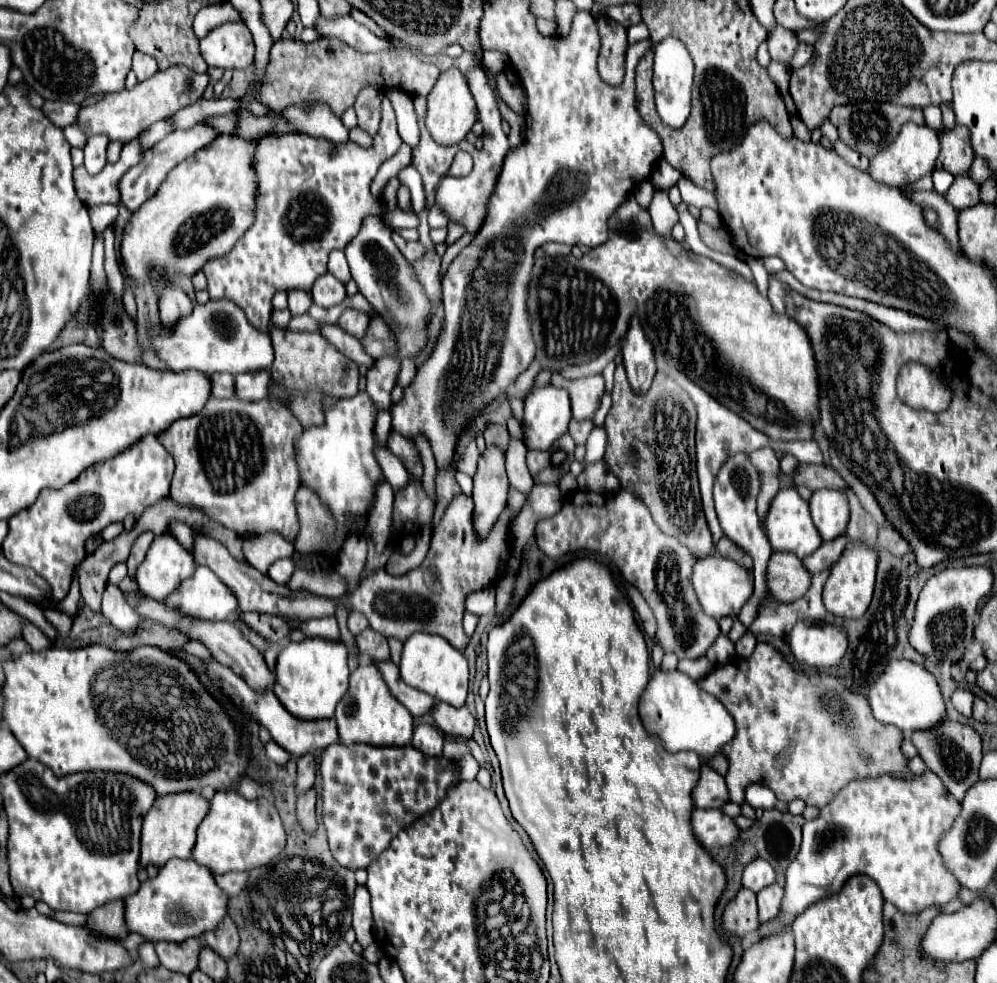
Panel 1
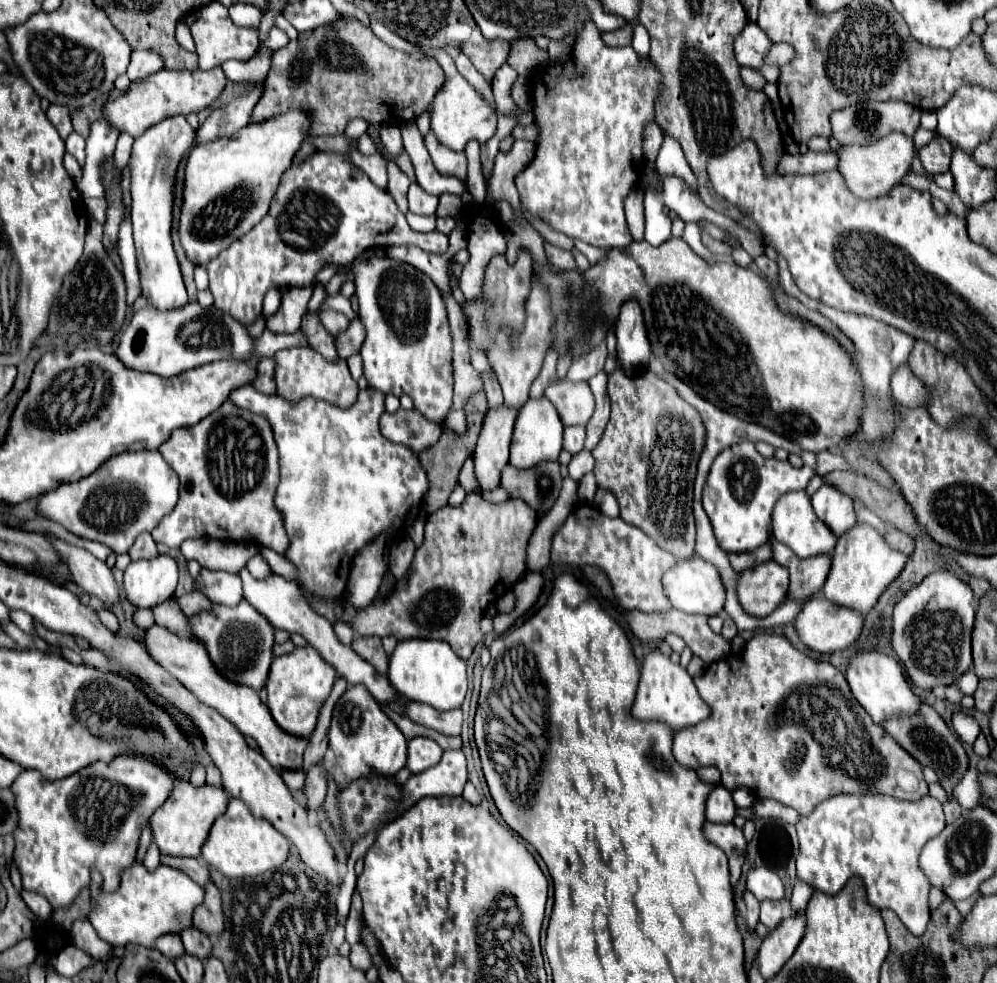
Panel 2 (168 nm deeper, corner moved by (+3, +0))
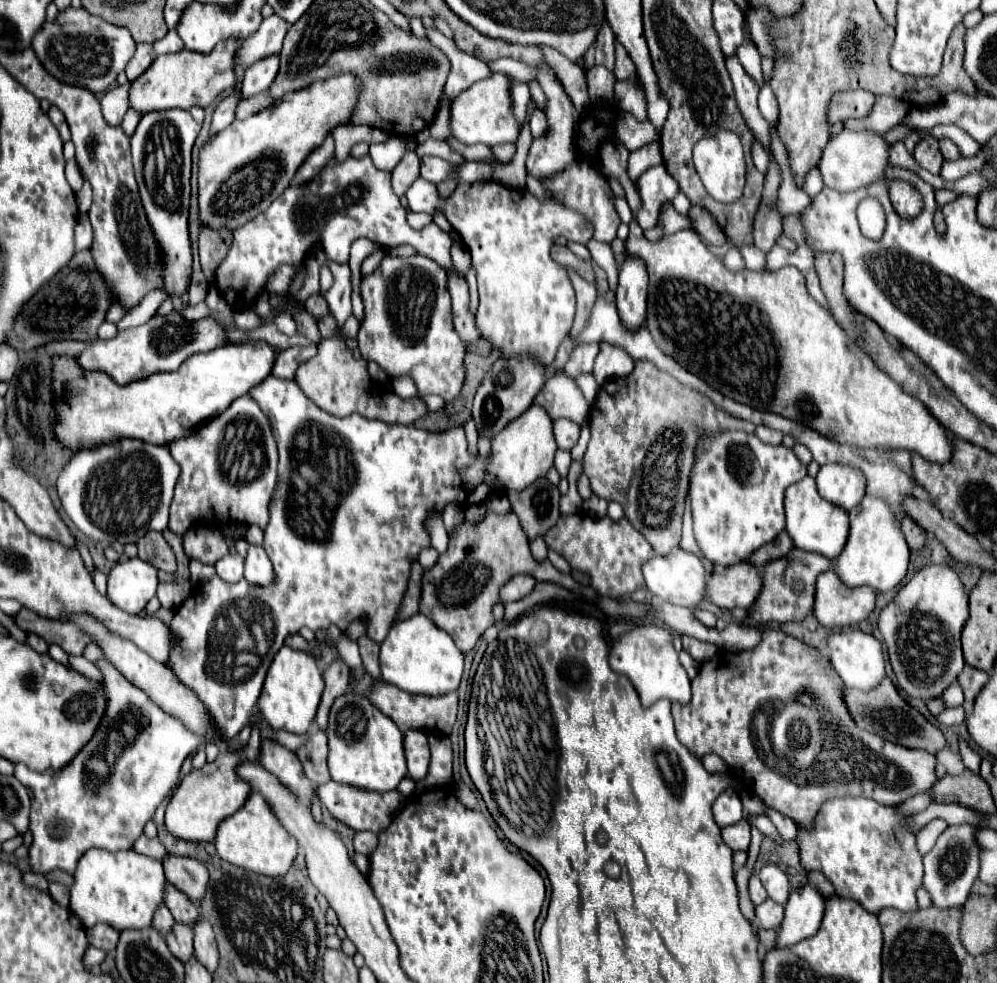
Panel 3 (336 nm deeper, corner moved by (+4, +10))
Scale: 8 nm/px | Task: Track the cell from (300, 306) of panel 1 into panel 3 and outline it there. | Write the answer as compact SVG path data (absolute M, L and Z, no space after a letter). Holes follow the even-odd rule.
M240 309L234 315L234 325L238 329L254 329L254 327L260 327L260 323L262 323L262 317L254 309Z

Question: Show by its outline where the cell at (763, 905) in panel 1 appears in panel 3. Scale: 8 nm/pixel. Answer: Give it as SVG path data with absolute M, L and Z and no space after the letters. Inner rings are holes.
M766 899L762 905L756 907L756 917L758 917L760 927L778 929L778 925L782 923L782 917L784 917L784 905L780 905L772 899Z

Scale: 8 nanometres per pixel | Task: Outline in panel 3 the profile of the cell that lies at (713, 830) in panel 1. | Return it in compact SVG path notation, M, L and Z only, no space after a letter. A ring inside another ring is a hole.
M742 819L740 823L724 827L722 829L722 839L732 851L748 849L748 845L750 845L750 825L748 825L748 821Z

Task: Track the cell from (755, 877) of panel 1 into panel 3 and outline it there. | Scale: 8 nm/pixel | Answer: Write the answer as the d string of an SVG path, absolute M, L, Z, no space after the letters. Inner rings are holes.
M774 863L764 865L764 867L760 869L758 877L760 877L764 889L768 891L768 897L784 905L786 899L788 899L788 891L790 891L790 887L788 887L788 877L786 877Z

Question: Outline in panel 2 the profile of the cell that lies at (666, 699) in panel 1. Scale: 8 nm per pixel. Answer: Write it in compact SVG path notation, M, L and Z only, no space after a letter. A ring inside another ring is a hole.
M653 651L645 655L645 659L641 661L641 679L631 713L635 719L641 721L651 721L651 719L665 721L673 731L679 731L683 727L707 719L709 707L705 701L701 701L689 673L681 665L675 665L667 655Z

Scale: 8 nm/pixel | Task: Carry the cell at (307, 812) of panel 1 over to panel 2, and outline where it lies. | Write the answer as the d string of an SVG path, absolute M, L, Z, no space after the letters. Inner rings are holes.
M313 765L311 769L305 771L307 775L307 789L305 789L305 797L309 801L311 809L317 809L319 805L323 805L325 795L327 795L327 773L323 767Z

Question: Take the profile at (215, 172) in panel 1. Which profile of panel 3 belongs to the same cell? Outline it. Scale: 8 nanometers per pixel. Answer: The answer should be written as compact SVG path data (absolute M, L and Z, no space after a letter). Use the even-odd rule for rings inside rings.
M336 75L328 81L312 83L312 87L294 91L290 97L282 97L272 107L266 107L244 121L234 121L226 129L214 133L198 151L198 219L202 227L212 229L238 229L258 213L266 211L274 199L290 185L300 159L330 133L332 127L348 123L352 107L356 105L358 91L354 75Z

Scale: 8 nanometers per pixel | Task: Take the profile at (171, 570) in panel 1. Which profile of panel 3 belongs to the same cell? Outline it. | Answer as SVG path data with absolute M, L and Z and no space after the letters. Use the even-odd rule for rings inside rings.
M138 557L118 561L108 575L108 599L130 615L140 613L156 595L158 569Z

